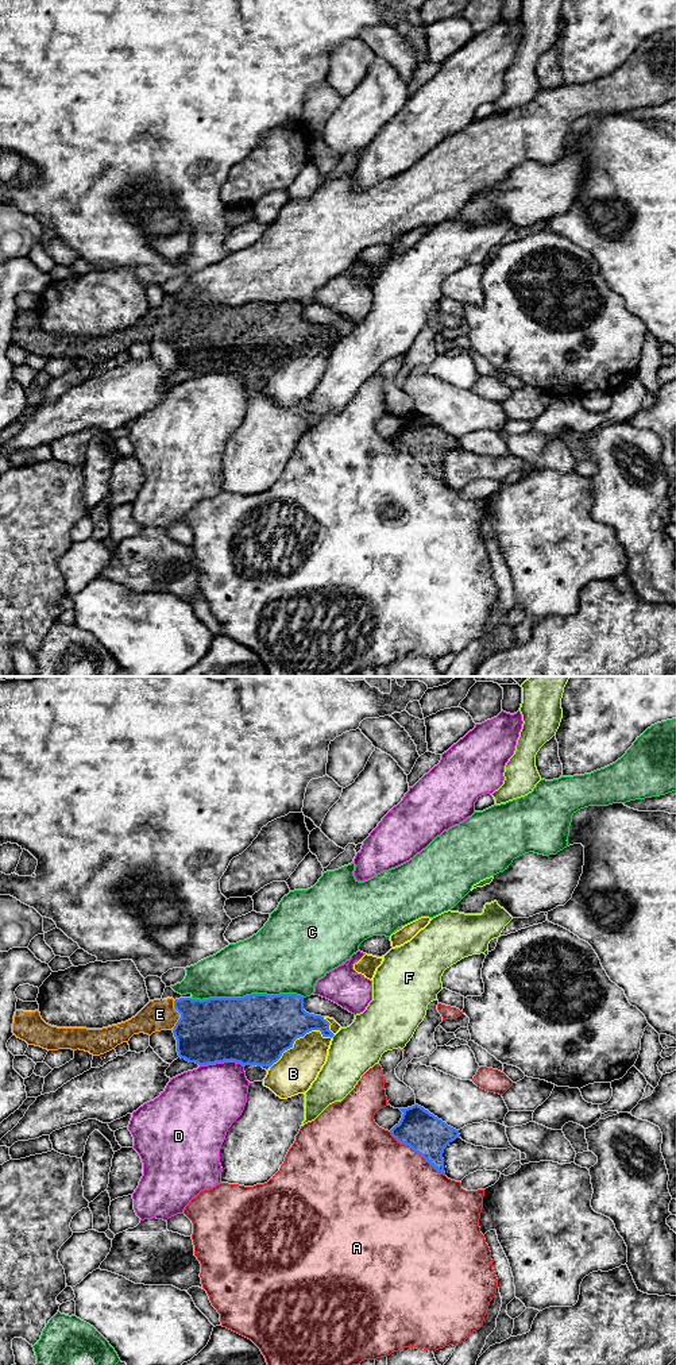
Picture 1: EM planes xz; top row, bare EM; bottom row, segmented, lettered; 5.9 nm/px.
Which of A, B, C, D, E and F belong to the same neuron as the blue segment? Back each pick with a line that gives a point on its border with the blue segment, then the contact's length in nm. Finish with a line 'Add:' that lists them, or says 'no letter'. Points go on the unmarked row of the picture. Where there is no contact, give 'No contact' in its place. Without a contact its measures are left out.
E: Touches blue at xz (181, 324). Shared border 180 nm
Add: E

